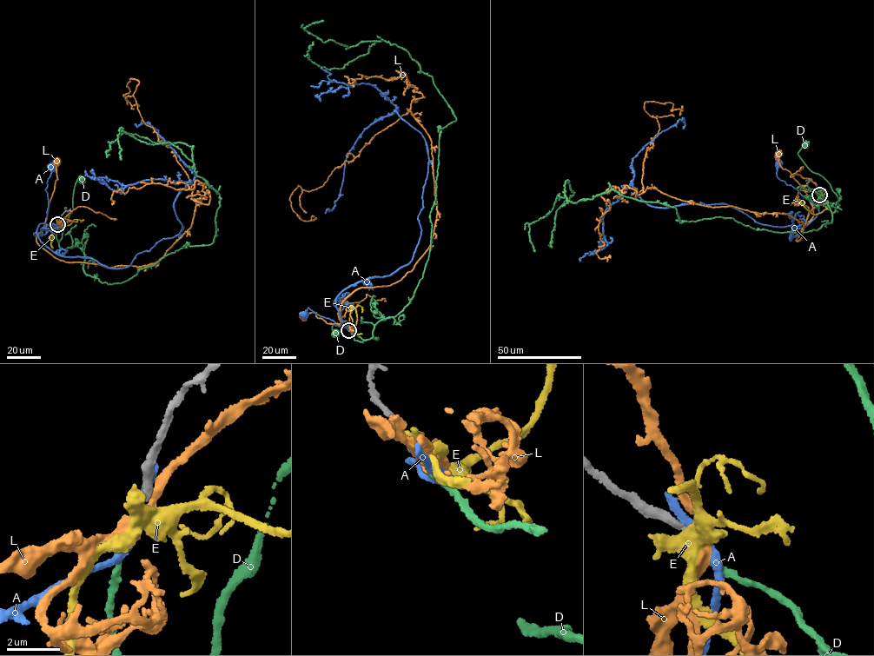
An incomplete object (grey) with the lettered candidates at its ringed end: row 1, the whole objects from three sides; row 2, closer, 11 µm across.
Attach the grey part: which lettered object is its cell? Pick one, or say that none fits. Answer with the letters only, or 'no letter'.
D

